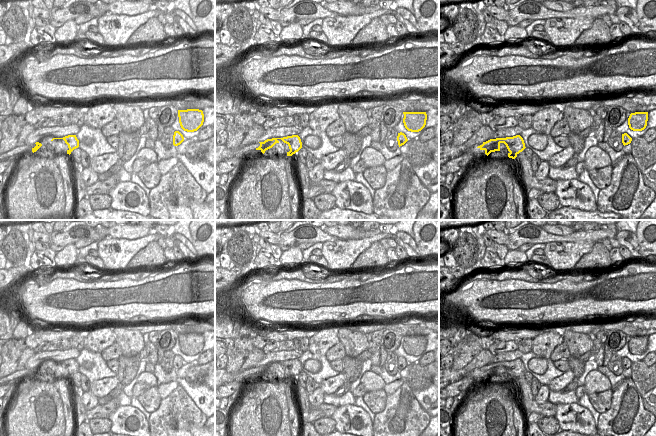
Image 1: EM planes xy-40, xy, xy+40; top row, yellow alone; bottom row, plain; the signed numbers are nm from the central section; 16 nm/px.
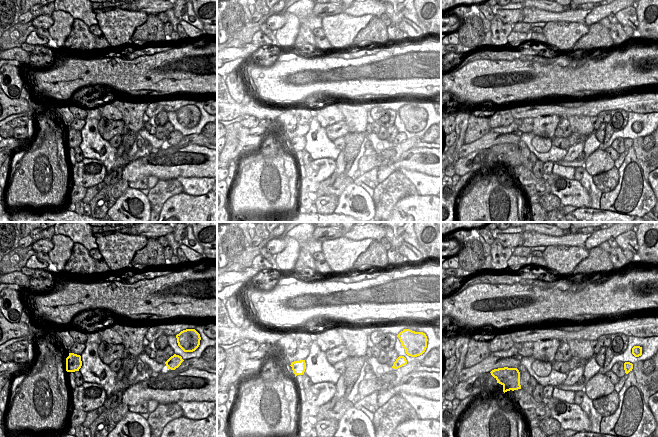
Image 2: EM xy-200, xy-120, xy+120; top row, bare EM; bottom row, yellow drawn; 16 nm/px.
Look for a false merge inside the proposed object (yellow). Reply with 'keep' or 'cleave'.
cleave

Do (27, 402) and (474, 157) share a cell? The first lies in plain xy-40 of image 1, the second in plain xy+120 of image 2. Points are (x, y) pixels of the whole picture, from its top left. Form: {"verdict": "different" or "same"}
{"verdict": "different"}

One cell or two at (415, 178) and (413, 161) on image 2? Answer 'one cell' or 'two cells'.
two cells

